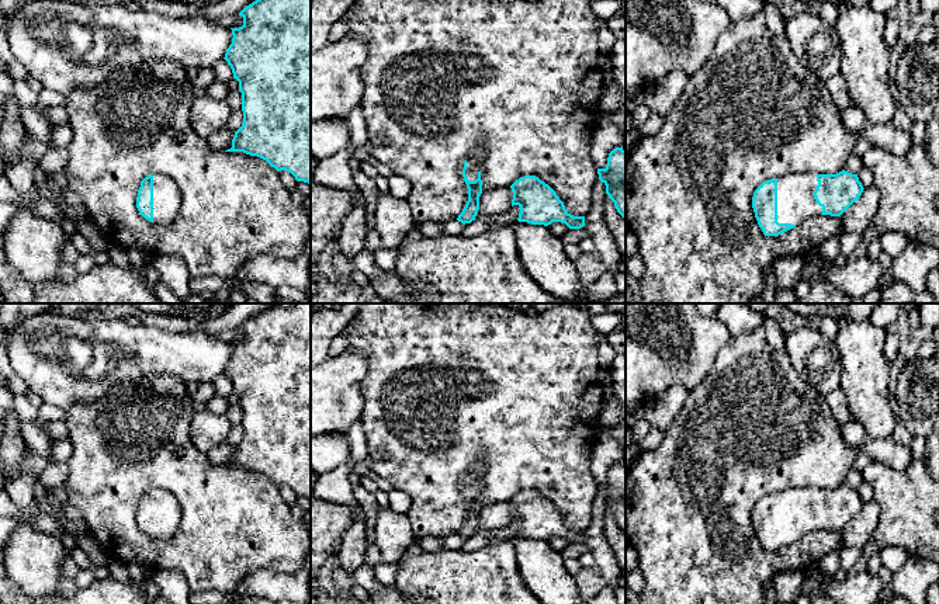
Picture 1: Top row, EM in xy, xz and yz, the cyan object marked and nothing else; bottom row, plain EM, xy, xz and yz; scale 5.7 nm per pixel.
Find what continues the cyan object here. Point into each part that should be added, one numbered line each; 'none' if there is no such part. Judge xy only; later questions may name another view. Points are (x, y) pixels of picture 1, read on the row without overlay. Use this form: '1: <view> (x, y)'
1: xy (167, 513)

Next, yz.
1: yz (796, 517)

